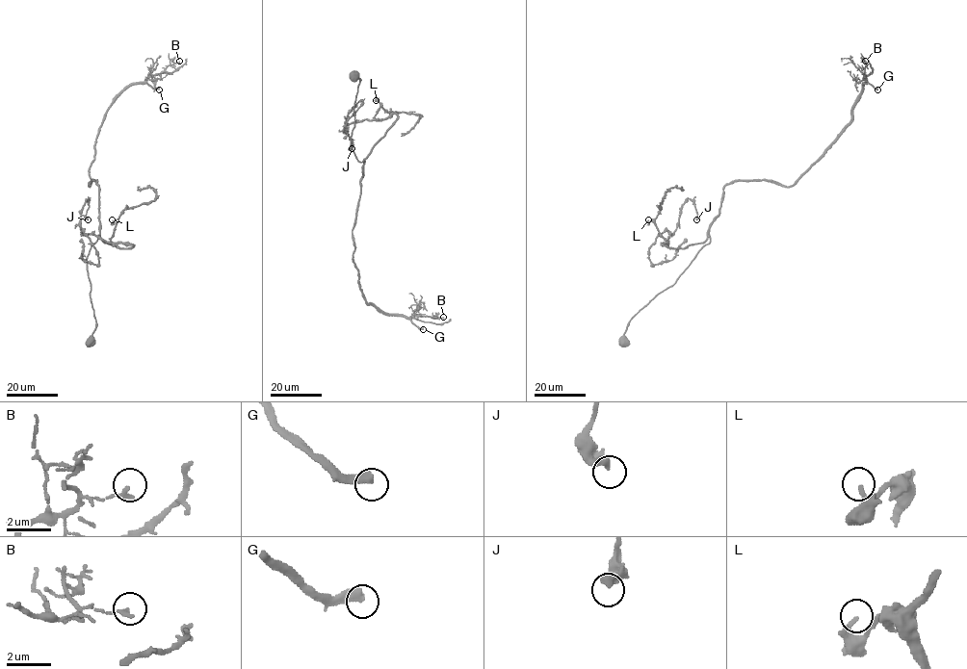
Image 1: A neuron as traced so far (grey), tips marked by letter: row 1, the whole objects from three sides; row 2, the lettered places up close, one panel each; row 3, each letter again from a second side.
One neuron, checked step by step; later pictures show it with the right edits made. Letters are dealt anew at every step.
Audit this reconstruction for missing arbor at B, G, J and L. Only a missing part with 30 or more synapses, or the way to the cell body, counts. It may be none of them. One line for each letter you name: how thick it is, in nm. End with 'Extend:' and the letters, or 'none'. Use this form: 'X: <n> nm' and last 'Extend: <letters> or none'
G: 460 nm
Extend: G

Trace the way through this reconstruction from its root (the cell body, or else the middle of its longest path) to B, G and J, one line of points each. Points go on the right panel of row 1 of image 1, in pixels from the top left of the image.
B: (624, 341), (628, 321), (710, 242), (726, 185), (791, 186), (819, 158), (850, 119), (865, 61)
G: (624, 341), (628, 321), (710, 242), (726, 185), (791, 186), (850, 121), (863, 84), (877, 90)
J: (624, 341), (628, 321), (710, 242), (708, 235), (683, 248), (662, 244), (688, 198), (696, 219)

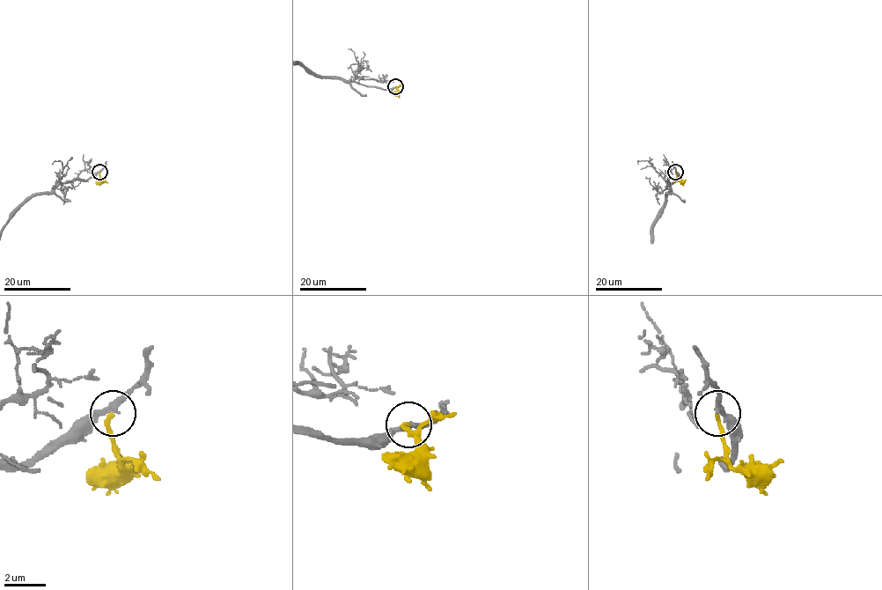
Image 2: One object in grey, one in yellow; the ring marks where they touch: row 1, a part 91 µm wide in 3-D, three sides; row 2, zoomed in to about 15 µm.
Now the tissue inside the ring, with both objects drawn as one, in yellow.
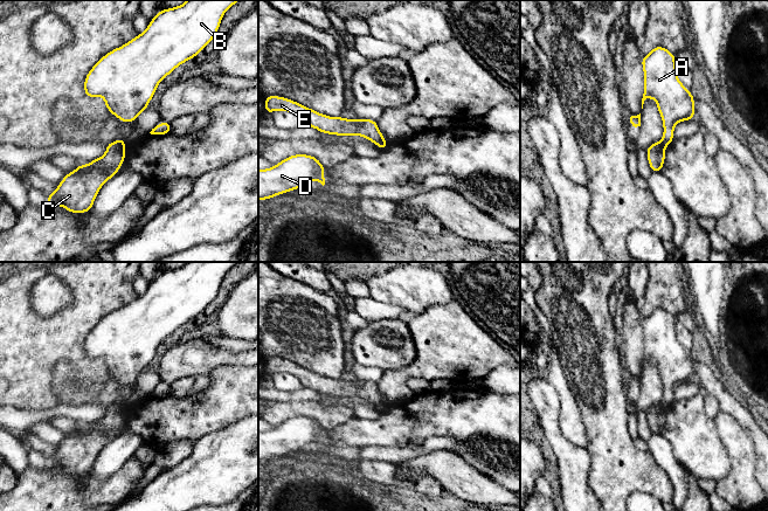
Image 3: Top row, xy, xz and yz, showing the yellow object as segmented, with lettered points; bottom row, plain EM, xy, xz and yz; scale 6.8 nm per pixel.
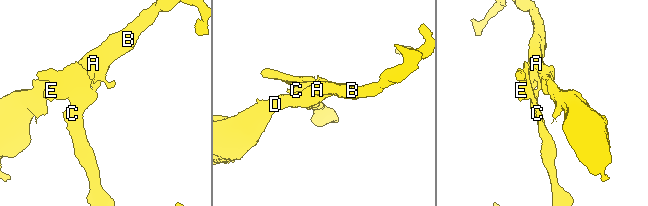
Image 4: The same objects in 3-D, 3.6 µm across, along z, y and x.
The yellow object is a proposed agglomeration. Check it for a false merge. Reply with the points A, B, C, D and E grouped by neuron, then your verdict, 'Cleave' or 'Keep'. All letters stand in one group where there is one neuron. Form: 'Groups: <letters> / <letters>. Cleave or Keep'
Groups: A B D / C E. Cleave

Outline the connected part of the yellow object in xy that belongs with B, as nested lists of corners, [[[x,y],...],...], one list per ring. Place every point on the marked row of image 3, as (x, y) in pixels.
[[[187,0],[184,5],[162,9],[146,30],[108,54],[87,74],[84,94],[102,96],[110,113],[131,123],[147,110],[159,83],[175,68],[194,58],[215,37],[224,13],[240,0]]]

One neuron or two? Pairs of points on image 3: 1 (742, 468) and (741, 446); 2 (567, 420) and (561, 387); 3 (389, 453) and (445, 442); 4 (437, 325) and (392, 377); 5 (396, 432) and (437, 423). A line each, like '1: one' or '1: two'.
1: one
2: one
3: one
4: one
5: one

